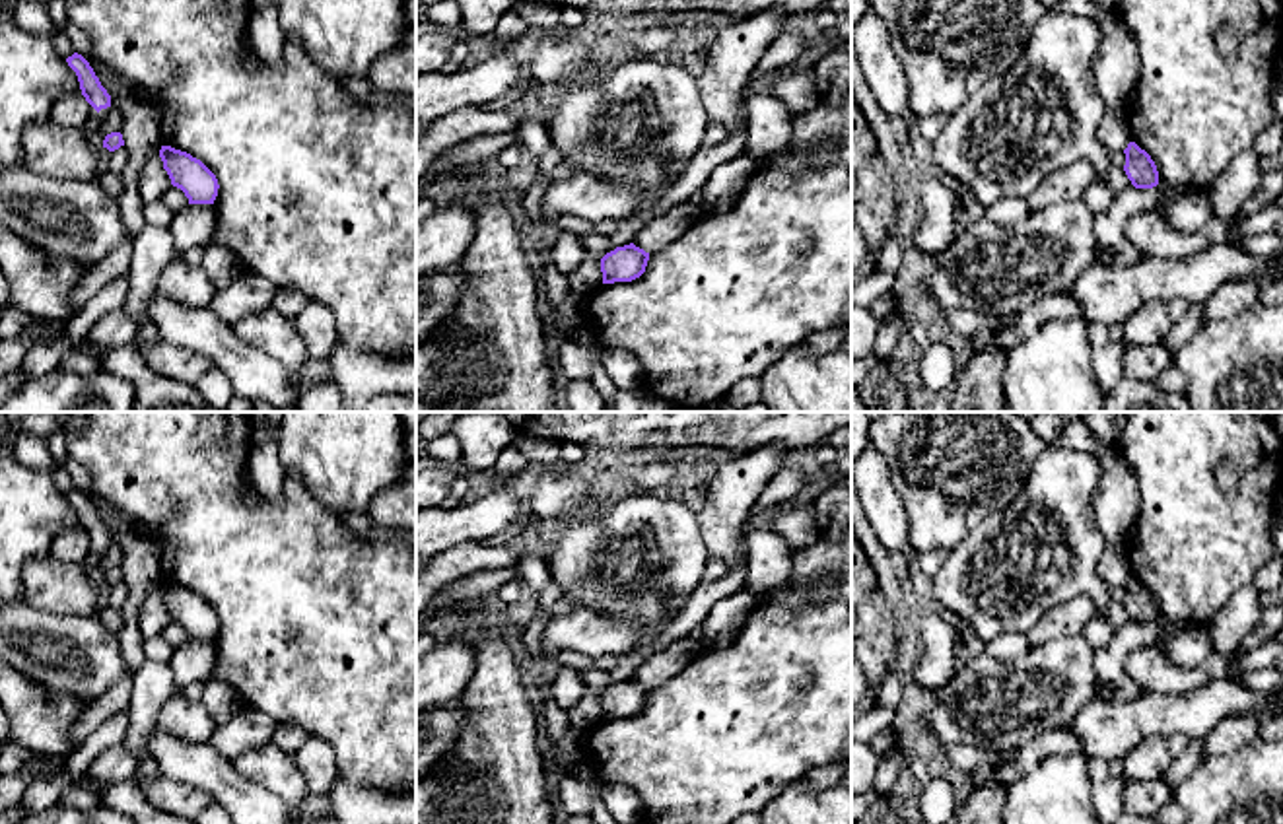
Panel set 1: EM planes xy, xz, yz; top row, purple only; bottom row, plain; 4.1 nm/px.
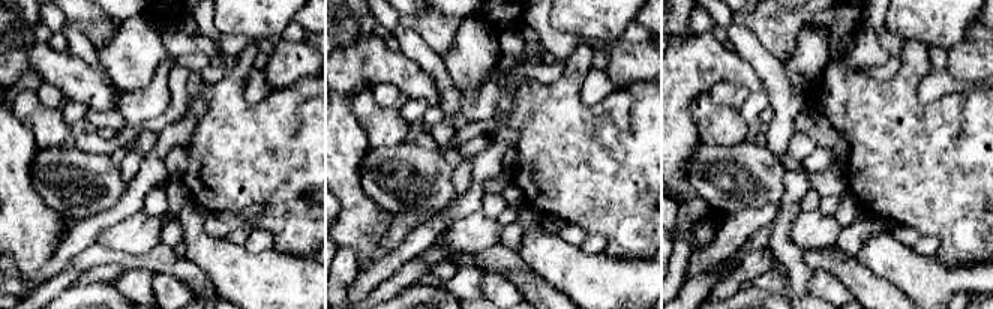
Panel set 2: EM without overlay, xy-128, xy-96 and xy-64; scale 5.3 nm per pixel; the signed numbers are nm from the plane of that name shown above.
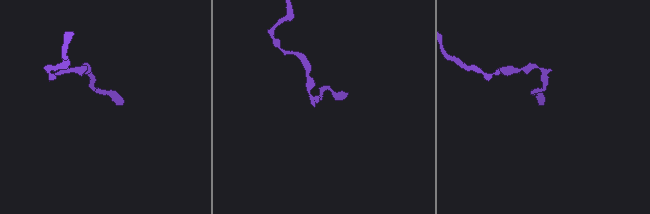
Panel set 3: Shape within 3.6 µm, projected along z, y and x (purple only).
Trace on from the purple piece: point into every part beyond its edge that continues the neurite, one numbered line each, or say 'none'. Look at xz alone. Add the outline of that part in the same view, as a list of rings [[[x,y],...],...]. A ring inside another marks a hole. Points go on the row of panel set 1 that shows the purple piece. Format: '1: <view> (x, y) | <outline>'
none

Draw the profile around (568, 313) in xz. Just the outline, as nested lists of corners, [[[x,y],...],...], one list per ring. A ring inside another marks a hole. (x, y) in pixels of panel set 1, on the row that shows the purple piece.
[[[572,290],[572,293],[562,303],[550,305],[550,330],[544,332],[544,346],[554,381],[560,377],[558,361],[554,358],[556,344],[566,340],[566,332],[572,326],[585,323],[585,303],[587,295]]]

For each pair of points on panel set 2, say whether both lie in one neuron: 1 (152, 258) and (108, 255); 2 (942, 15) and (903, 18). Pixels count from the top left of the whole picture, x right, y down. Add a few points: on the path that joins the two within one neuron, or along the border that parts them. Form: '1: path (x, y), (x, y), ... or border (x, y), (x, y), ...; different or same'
1: path (141, 260), (119, 258); same
2: path (933, 15), (912, 15); same

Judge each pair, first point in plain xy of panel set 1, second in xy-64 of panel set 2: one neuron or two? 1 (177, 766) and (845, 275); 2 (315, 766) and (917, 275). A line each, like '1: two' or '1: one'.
1: one
2: two

